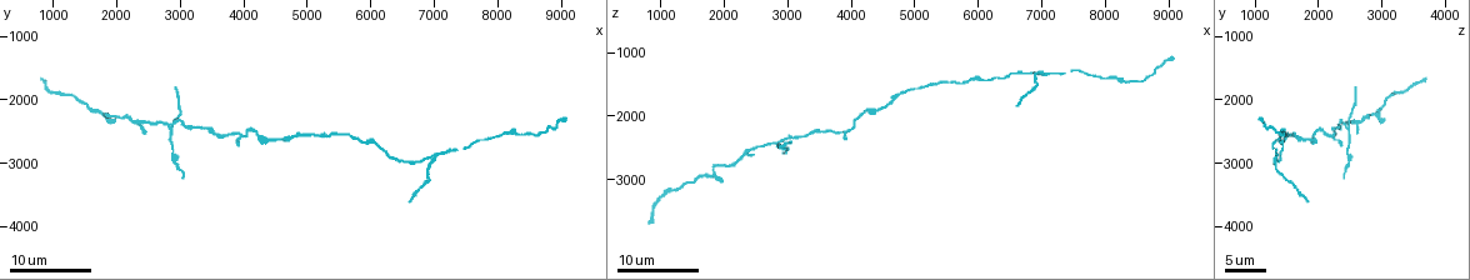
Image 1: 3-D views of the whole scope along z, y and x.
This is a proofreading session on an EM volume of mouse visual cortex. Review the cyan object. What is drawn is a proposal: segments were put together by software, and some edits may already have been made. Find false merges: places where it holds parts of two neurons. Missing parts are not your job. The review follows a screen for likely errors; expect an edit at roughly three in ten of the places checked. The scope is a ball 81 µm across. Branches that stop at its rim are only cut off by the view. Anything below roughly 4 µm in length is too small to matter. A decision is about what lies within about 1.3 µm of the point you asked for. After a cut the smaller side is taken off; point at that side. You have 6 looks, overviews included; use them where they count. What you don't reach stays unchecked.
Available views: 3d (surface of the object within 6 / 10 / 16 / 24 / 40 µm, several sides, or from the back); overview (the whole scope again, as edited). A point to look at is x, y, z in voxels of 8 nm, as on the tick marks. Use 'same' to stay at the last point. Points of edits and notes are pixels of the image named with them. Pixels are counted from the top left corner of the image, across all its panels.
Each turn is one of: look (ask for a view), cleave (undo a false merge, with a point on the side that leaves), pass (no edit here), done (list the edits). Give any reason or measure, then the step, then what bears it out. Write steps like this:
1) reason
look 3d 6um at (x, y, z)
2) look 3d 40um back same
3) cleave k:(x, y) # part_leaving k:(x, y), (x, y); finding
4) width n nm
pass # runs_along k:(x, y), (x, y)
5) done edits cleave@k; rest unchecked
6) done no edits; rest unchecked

branch point
look 3d 16um at (7000, 3050, 1300)

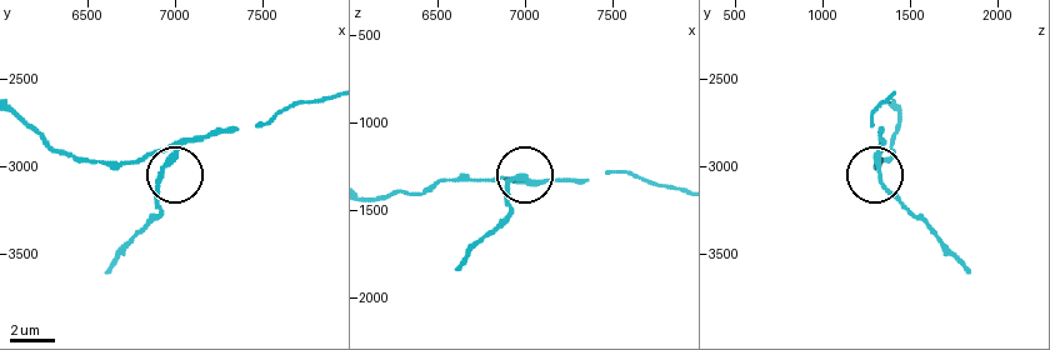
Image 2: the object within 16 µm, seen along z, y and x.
zoom in
look 3d 6um at (6960, 2980, 1300)

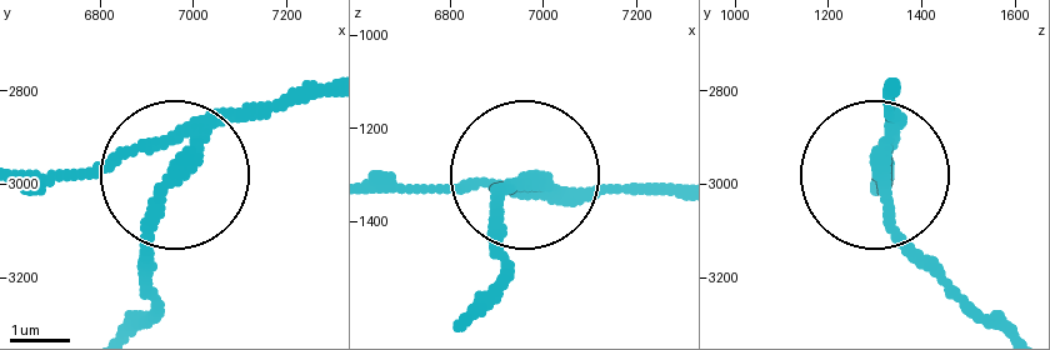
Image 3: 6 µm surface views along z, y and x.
width 200 nm
cleave 3:(149, 215) # part_leaving 3:(196, 149), (138, 323); two neurons meet here

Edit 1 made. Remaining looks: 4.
look 3d 24um at (4650, 2600, 1700)

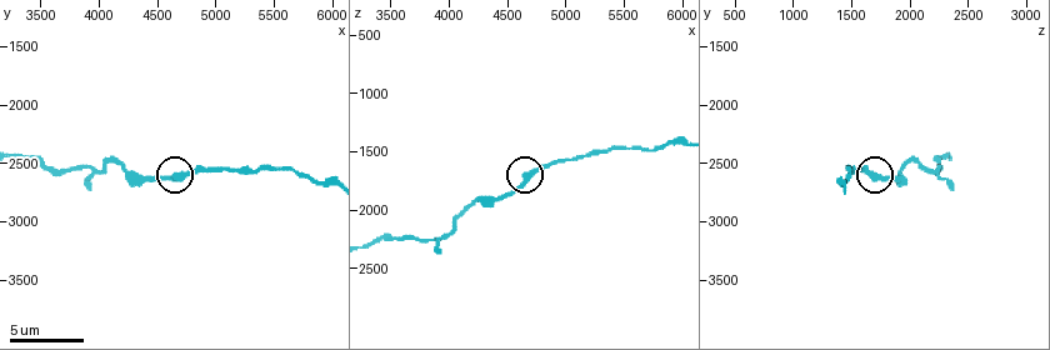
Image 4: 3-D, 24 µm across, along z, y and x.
look 3d 6um at (4680, 2620, 1740)

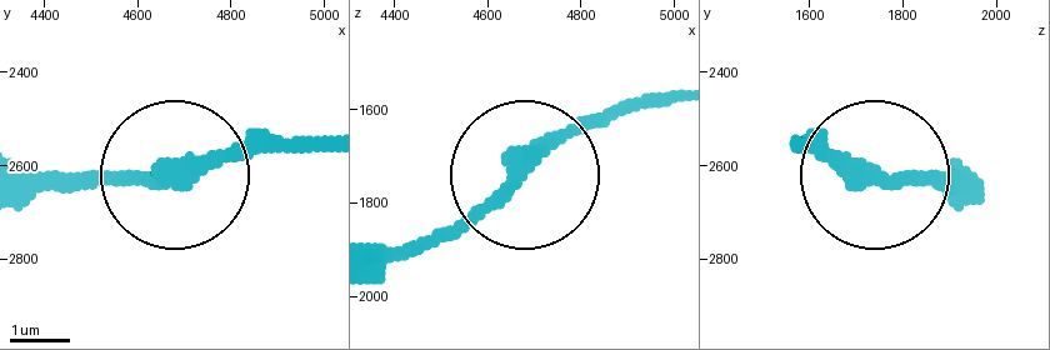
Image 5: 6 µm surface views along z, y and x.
pass # runs_along 5:(171, 168), (185, 178), (285, 148); continuous, no second neuron

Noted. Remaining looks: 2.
arms run side by side
look 3d 16um at (4040, 2580, 2180)

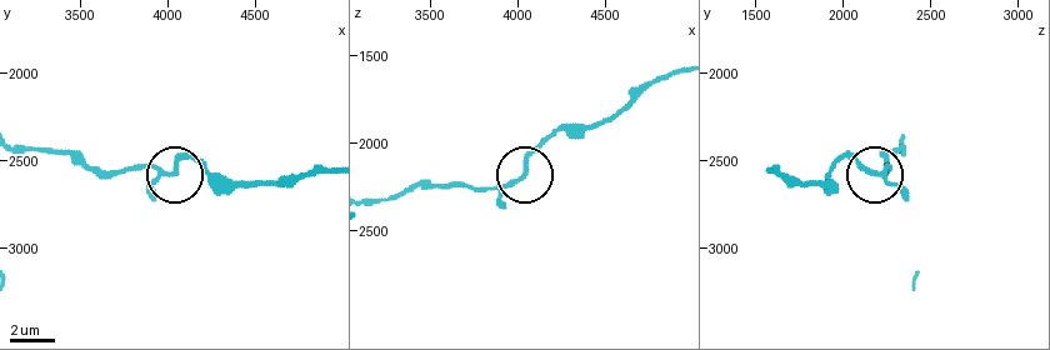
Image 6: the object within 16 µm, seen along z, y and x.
other side
look 3d 16um back at (4040, 2560, 2180)

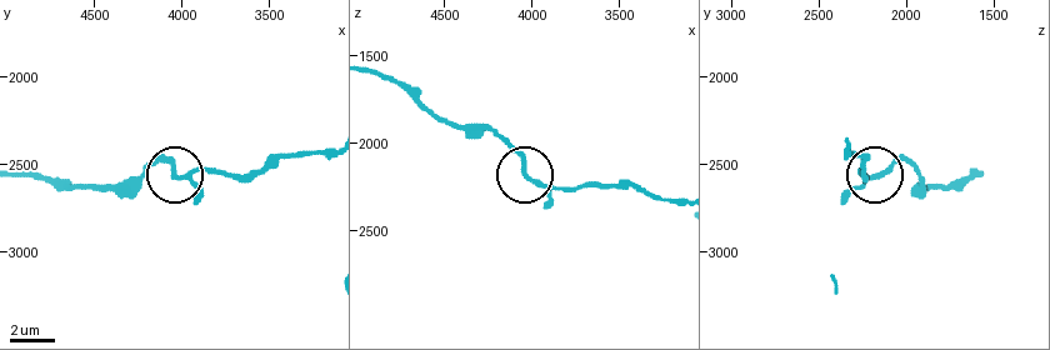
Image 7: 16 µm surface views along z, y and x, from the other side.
arms 3
pass # runs_along 7:(66, 183), (125, 186), (159, 164), (178, 175), (224, 169); continuous, no second neuron

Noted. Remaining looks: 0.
done edits cleave@3; rest unchecked

